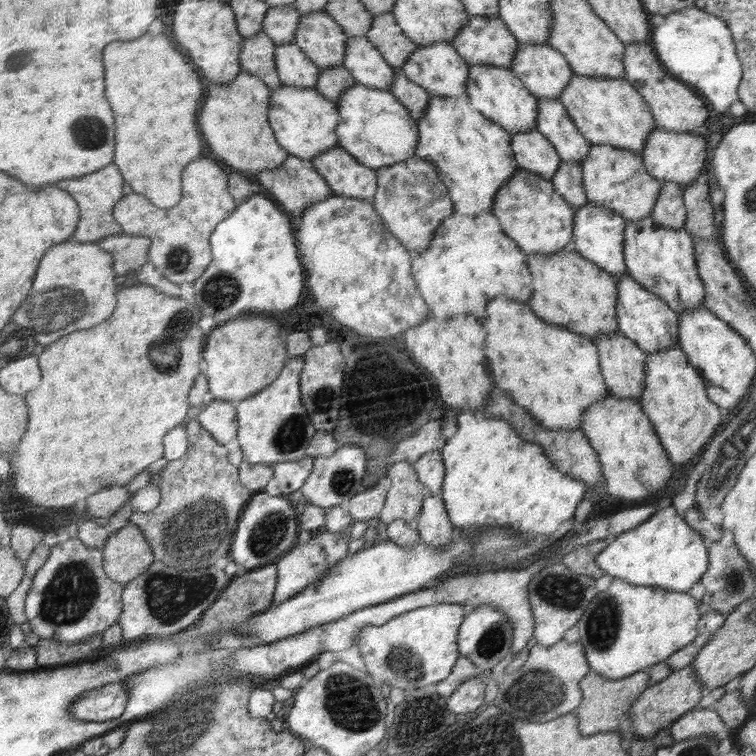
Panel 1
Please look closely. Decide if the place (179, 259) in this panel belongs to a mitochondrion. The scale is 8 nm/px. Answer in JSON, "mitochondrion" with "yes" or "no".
{"mitochondrion":"yes"}

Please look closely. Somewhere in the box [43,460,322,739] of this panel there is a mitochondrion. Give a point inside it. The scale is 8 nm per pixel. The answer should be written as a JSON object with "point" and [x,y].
{"point":[190,536]}

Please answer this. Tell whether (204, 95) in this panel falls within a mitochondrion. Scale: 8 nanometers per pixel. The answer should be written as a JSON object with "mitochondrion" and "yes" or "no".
{"mitochondrion":"no"}

